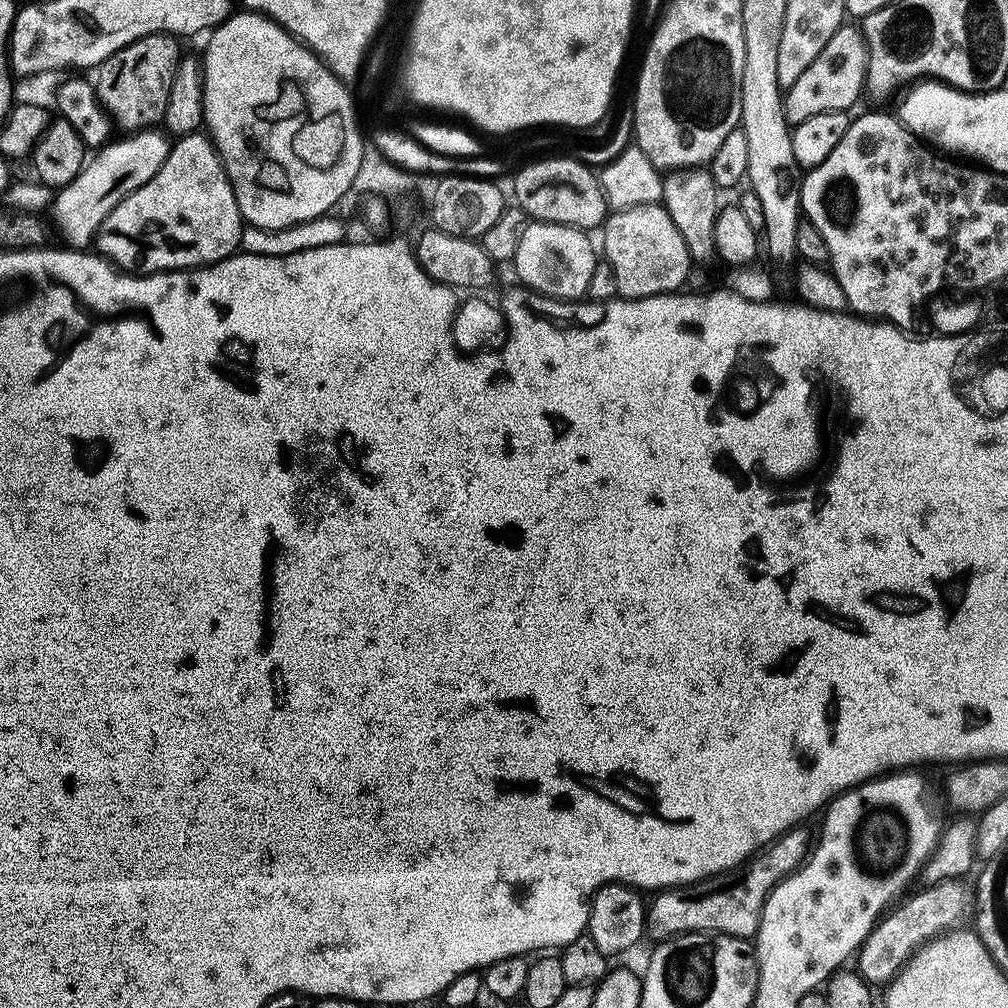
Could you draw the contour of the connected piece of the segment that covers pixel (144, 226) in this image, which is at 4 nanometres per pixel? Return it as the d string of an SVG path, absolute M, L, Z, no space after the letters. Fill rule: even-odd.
M207 135L179 137L173 143L170 158L152 181L130 194L100 228L94 248L103 259L124 274L187 272L220 264L241 251L246 225L238 198L224 169L218 150Z

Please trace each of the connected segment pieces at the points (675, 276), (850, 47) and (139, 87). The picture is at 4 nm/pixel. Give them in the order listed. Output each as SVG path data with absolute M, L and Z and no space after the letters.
M659 203L617 211L603 225L602 256L618 278L618 293L625 300L646 300L655 296L671 296L692 276L694 261L686 246L686 238L674 226L667 208Z
M845 26L830 38L826 50L818 54L814 66L794 82L784 99L784 114L789 125L795 126L807 122L817 114L834 114L835 112L853 111L852 107L863 97L868 83L868 43L859 27Z
M175 36L142 38L100 65L94 77L96 93L121 133L135 134L163 125L170 106L170 90L182 59L180 44Z

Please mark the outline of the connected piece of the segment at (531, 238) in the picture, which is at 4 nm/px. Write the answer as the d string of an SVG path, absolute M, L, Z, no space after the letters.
M529 223L513 260L521 285L552 300L568 303L583 301L587 297L590 281L594 278L594 270L600 263L597 247L595 250L590 239L587 233L577 228Z

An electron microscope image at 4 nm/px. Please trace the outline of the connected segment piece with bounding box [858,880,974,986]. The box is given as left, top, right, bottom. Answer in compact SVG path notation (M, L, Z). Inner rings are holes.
M943 880L940 884L925 887L925 892L920 892L917 896L909 895L895 911L881 920L876 925L872 939L866 941L858 956L858 961L860 960L858 971L863 980L873 986L891 984L921 948L925 948L933 940L939 940L941 936L947 933L963 929L967 925L964 923L967 920L969 923L974 916L974 896L972 892L971 894L968 893L966 885L967 883L964 880Z

